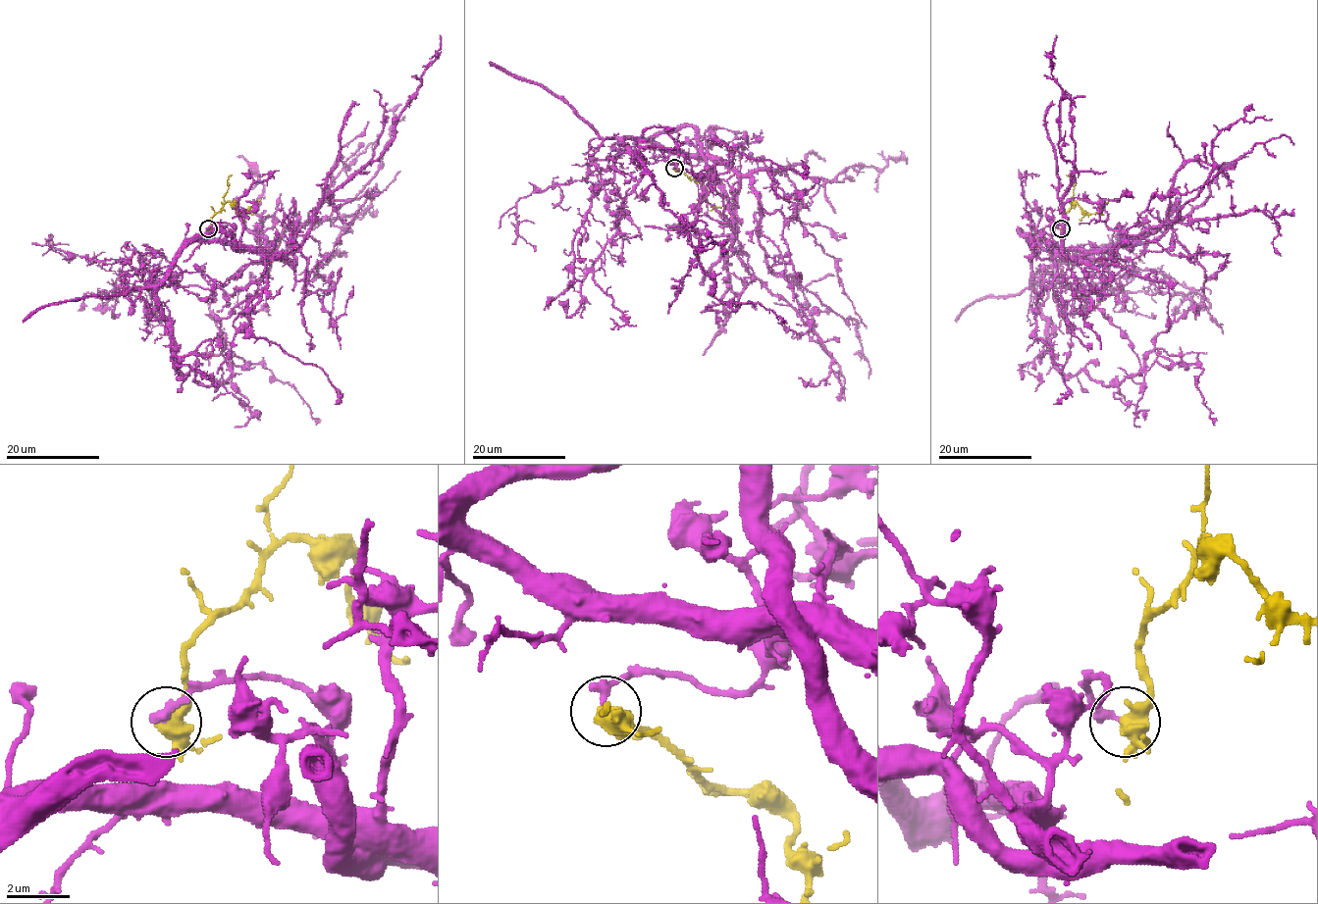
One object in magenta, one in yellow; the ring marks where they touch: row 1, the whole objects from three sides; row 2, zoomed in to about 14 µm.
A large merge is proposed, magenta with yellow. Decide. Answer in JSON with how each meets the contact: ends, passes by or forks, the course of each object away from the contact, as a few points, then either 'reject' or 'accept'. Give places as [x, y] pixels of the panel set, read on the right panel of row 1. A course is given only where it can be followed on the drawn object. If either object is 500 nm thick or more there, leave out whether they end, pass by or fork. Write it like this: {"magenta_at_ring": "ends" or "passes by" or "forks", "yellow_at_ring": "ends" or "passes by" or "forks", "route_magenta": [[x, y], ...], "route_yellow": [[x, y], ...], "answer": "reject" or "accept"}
{"magenta_at_ring": "ends", "yellow_at_ring": "forks", "route_magenta": [[1060, 228], [1047, 242], [1057, 297], [1093, 305], [1146, 370], [1197, 364], [1195, 386], [1217, 420]], "route_yellow": [[1062, 228], [1065, 226], [1064, 215], [1073, 202], [1089, 214], [1096, 214], [1108, 198]], "answer": "accept"}

